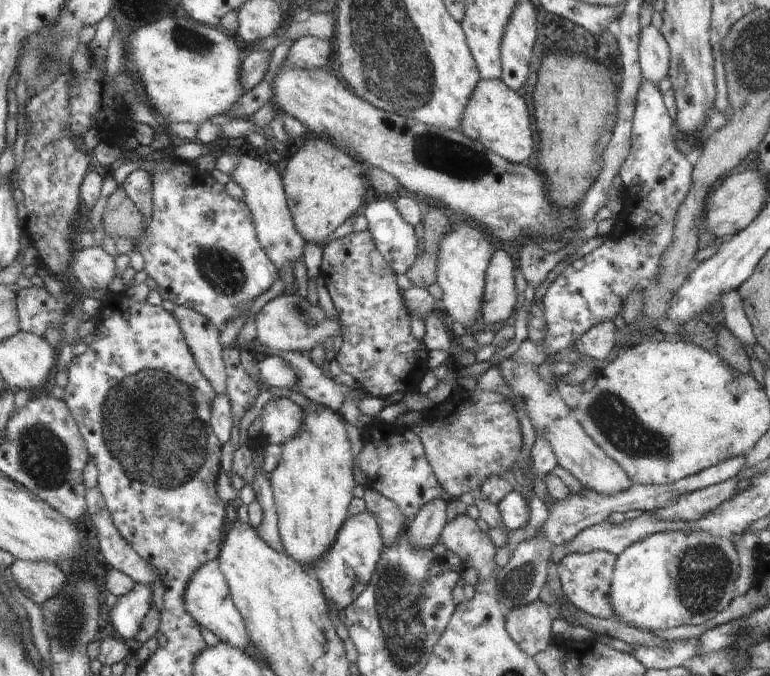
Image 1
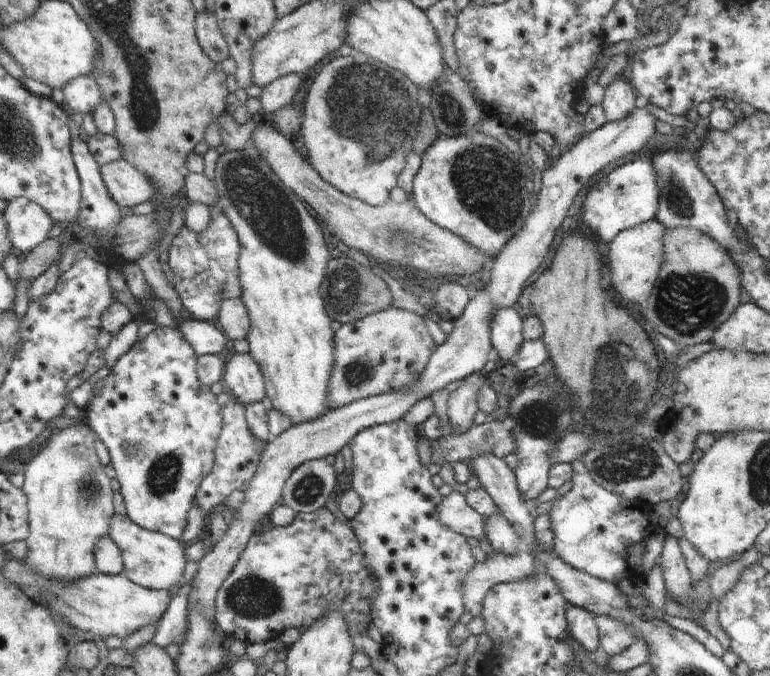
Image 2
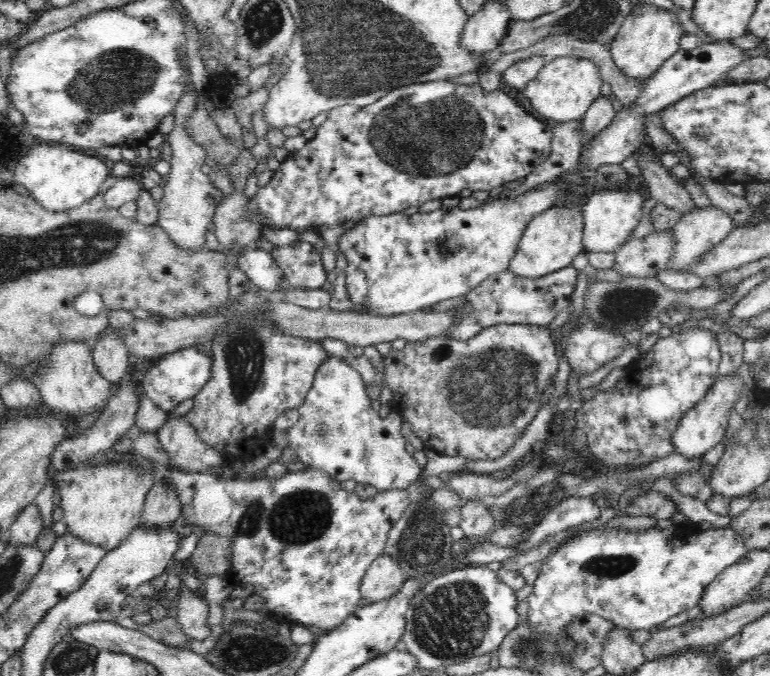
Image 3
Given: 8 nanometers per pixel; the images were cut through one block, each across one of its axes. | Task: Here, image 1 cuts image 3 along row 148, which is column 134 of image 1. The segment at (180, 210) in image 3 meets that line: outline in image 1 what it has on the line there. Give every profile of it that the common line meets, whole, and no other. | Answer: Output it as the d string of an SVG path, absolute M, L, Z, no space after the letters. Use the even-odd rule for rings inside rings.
M143 170L134 171L120 186L127 197L133 200L134 206L137 206L137 209L143 214L146 228L153 213L151 174Z

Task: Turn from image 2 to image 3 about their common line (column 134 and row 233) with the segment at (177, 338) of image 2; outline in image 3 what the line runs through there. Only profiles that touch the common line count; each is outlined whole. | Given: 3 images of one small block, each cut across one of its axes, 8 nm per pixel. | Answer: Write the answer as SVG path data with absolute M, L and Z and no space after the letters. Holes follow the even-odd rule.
M552 179L544 186L536 186L514 199L496 197L474 209L462 209L457 203L454 207L440 207L432 212L418 212L411 216L398 212L357 221L353 228L342 234L337 243L348 261L345 281L346 290L352 299L352 311L385 317L422 311L442 300L467 295L469 290L482 284L489 276L510 269L524 228L537 214L562 203L571 186L572 183L564 180L558 183Z

